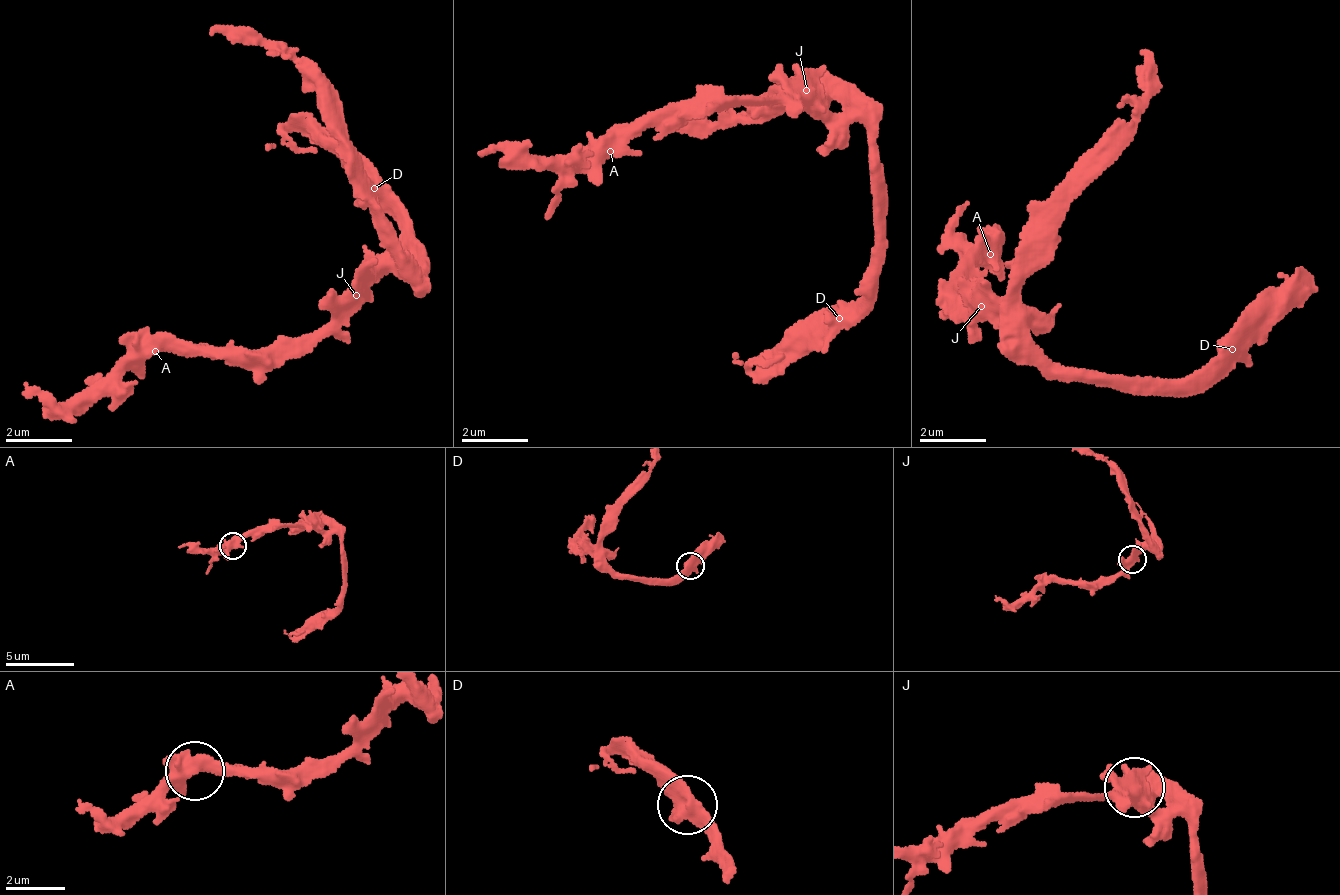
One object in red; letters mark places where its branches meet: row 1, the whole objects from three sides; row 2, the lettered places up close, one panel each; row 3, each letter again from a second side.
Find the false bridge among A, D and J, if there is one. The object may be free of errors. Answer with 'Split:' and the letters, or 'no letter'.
Split: no letter

